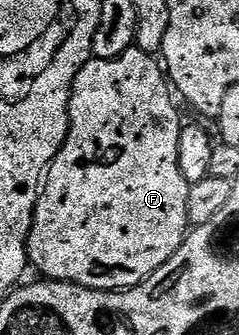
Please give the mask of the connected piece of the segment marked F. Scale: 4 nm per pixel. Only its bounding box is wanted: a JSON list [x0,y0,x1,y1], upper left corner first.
[27,46,191,292]

